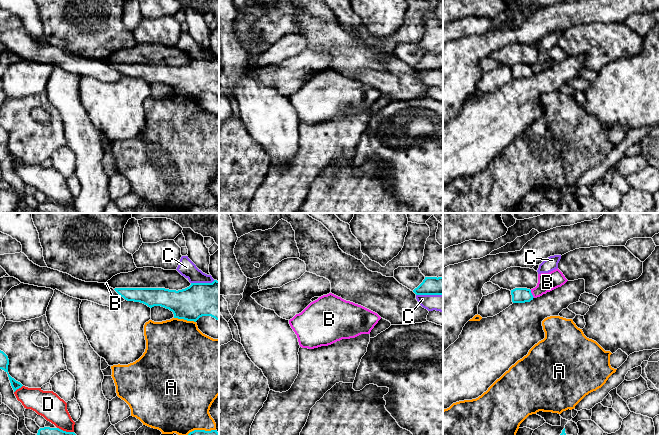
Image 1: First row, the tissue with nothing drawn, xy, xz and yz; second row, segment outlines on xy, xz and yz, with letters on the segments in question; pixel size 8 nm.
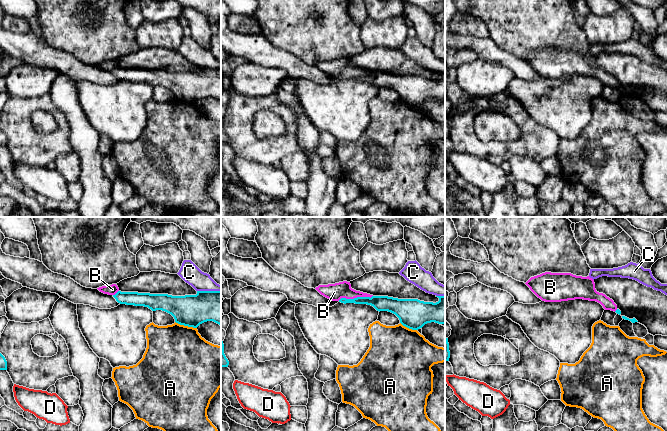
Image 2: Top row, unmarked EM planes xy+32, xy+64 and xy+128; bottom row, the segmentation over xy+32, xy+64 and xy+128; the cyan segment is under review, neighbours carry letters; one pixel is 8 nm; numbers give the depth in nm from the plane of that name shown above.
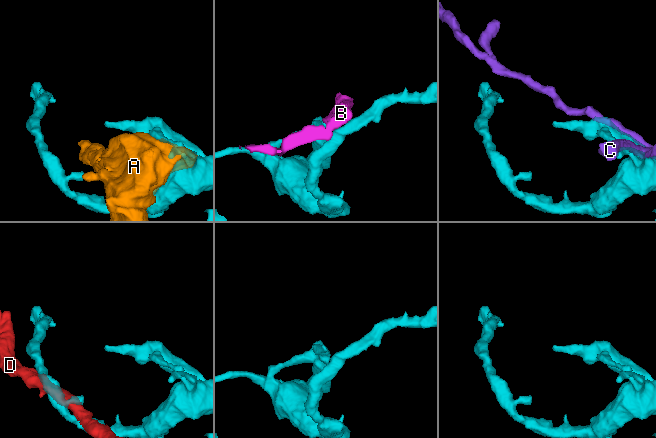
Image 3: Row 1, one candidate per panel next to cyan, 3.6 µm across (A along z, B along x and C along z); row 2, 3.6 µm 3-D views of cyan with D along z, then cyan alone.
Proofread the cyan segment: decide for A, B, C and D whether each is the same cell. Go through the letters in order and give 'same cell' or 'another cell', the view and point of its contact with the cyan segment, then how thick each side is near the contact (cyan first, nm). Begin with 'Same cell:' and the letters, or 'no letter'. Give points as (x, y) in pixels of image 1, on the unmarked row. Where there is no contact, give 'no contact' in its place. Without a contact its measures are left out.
Same cell: B
A: another cell; contact xy (185, 95); calibres 280 and 480 nm
B: same cell; contact yz (531, 70); calibres 130 and 150 nm
C: another cell; contact xy (202, 59); calibres 300 and 140 nm
D: another cell; contact xy (18, 164); calibres 80 and 200 nm

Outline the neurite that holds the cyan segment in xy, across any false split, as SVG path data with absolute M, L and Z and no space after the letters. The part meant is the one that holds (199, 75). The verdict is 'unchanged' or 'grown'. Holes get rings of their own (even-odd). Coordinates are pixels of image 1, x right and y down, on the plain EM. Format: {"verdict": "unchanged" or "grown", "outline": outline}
{"verdict": "unchanged", "outline": "M219 57L212 59L191 59L182 66L165 64L115 64L127 77L140 78L148 83L161 82L173 88L174 94L196 98L202 92L211 92L219 97Z"}

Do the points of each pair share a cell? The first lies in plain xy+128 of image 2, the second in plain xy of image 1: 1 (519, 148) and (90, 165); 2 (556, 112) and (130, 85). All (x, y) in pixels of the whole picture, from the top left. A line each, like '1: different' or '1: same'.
1: different
2: same

